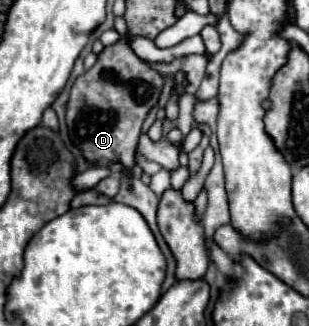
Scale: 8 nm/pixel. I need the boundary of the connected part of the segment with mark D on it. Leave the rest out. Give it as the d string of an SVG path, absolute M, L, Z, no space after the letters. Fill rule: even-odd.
M121 37L117 43L105 47L97 63L75 79L65 119L71 143L89 165L107 161L121 163L123 171L133 171L143 121L147 113L157 107L163 83L165 77L135 55L129 37Z

